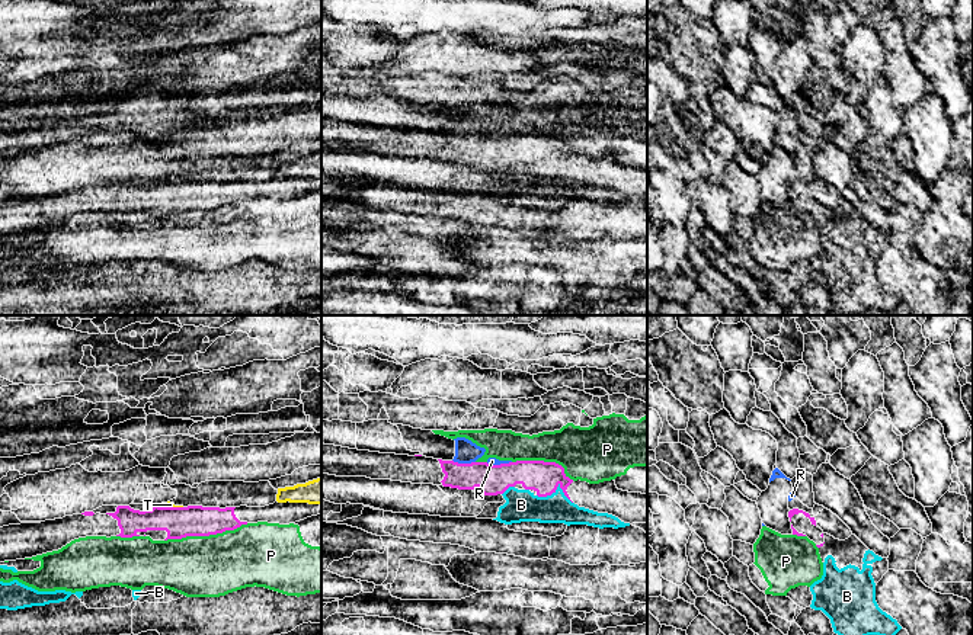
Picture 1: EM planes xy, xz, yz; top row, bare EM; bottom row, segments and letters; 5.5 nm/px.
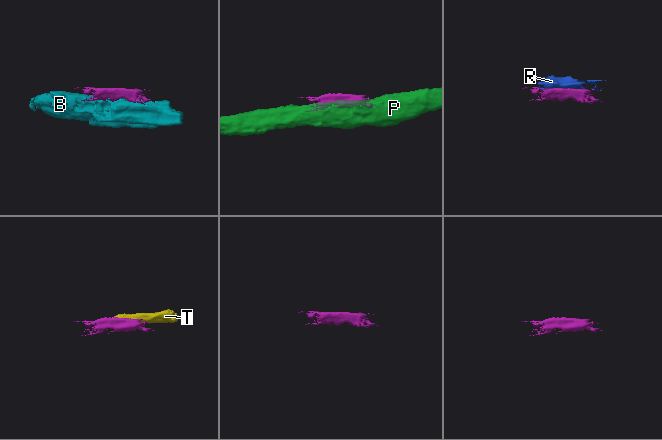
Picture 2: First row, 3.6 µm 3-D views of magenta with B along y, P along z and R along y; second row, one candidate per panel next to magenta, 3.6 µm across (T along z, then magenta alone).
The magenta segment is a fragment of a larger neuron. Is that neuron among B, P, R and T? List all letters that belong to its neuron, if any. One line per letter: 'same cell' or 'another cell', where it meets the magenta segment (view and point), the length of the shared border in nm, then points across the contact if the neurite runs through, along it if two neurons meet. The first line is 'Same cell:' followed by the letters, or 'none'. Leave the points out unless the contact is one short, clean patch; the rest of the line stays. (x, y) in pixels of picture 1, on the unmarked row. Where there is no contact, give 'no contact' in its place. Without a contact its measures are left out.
Same cell: none
B: another cell; meets magenta in xz at (556, 163); contact 200 nm long
P: another cell; meets magenta in xy at (205, 209); contact 480 nm long
R: another cell; meets magenta in xz at (464, 138); contact 130 nm long
T: another cell; meets magenta in xy at (175, 182); contact 90 nm long

